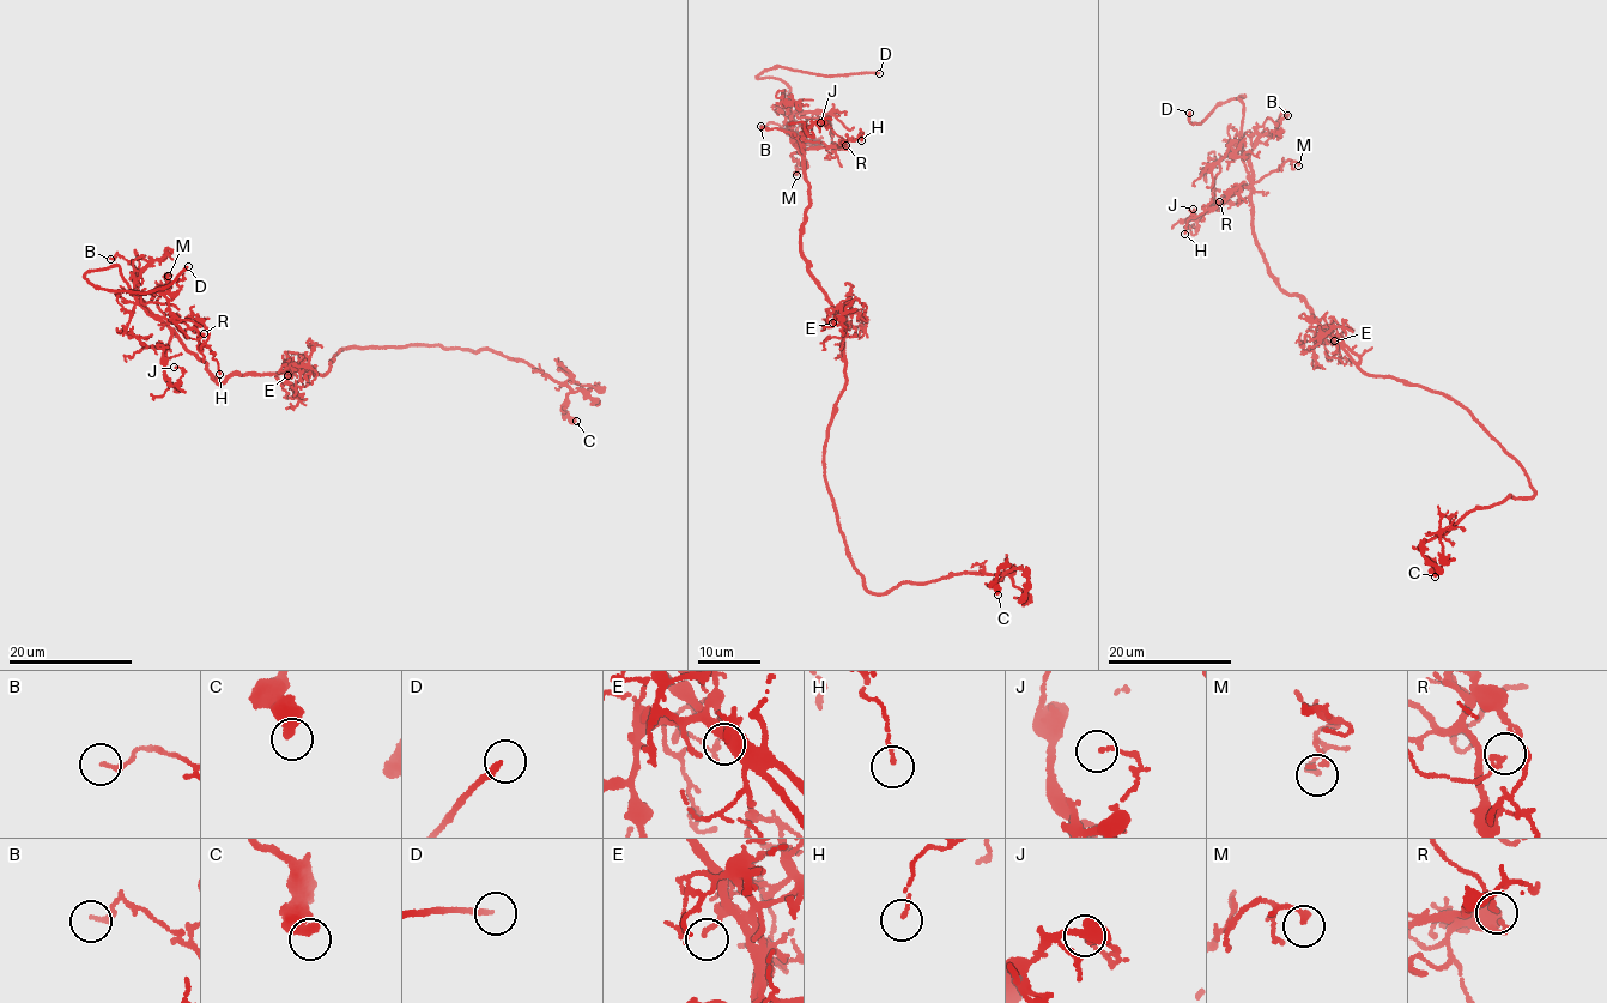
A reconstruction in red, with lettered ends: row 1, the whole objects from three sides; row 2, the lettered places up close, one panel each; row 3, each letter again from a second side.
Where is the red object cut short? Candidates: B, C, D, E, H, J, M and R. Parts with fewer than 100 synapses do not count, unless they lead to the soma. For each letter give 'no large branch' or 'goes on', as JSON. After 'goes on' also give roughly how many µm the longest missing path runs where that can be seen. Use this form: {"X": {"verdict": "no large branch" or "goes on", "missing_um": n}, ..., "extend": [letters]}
{"B": {"verdict": "no large branch"}, "C": {"verdict": "no large branch"}, "D": {"verdict": "goes on", "missing_um": 6}, "E": {"verdict": "no large branch"}, "H": {"verdict": "no large branch"}, "J": {"verdict": "no large branch"}, "M": {"verdict": "no large branch"}, "R": {"verdict": "no large branch"}, "extend": ["D"]}

